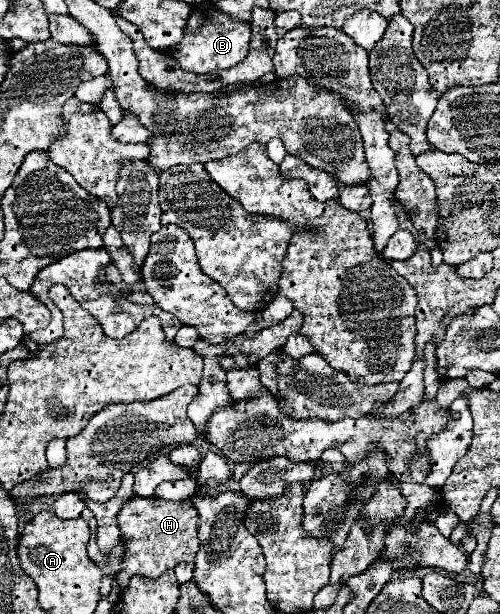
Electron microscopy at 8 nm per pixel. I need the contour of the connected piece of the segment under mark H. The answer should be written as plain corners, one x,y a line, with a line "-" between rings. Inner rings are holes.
130,498
124,502
122,510
118,512
118,528
124,540
124,556
122,556
122,570
116,576
120,594
124,594
128,580
134,574
146,578
158,578
162,572
174,568
178,562
192,562
198,552
198,536
196,536
198,512
190,504
184,502
170,502
158,498

